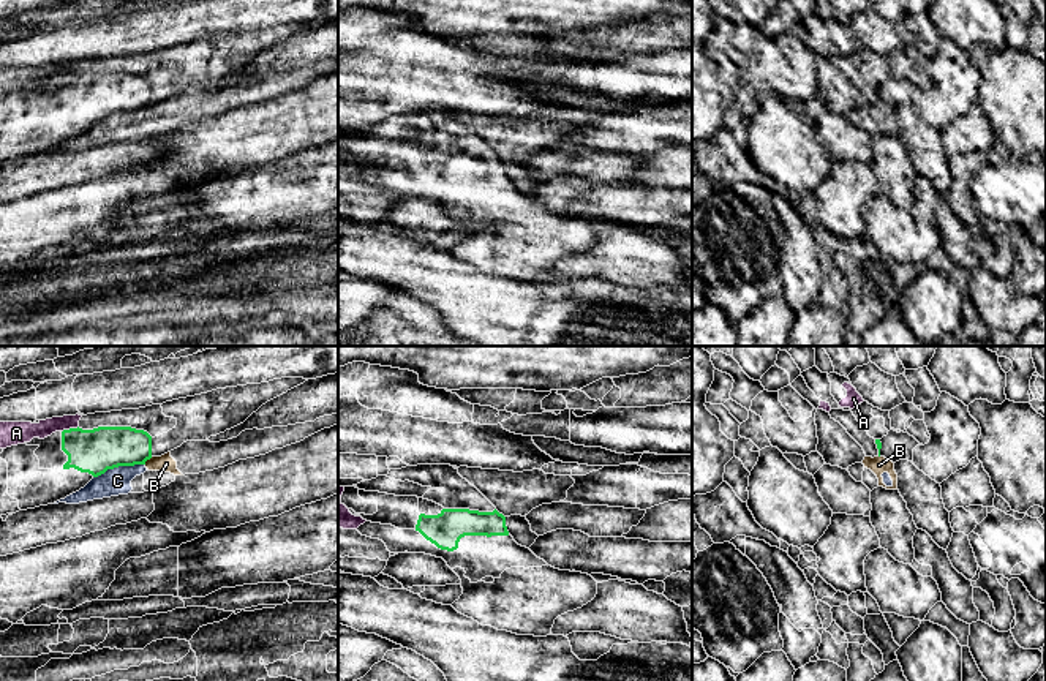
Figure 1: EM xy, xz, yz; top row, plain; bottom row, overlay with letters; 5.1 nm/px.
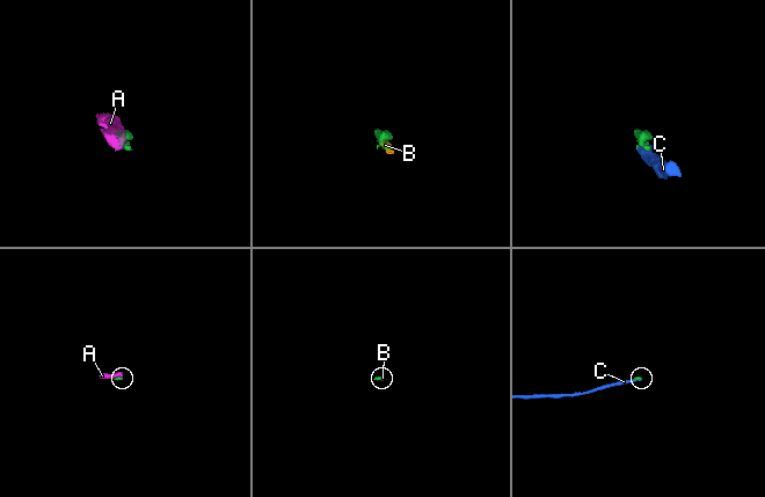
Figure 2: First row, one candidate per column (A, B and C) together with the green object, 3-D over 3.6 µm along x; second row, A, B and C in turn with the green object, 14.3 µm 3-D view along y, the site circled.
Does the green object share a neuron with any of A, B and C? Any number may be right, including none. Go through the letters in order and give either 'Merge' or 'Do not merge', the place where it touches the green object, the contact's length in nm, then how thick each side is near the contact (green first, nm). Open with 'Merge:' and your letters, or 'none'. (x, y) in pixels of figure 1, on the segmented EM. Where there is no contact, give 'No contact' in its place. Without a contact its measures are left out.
Merge: none
A: Do not merge. Touches green at xy (70, 428). Shared border 90 nm. Thickness 220 nm (green) against 110 nm
B: Do not merge. Touches green at xy (147, 459). Shared border 60 nm. Thickness 220 nm (green) against 90 nm
C: Do not merge. Touches green at xy (119, 465). Shared border 280 nm. Thickness 220 nm (green) against 140 nm

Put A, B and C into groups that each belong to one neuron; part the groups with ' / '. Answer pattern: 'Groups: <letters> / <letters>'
Groups: A / B C

